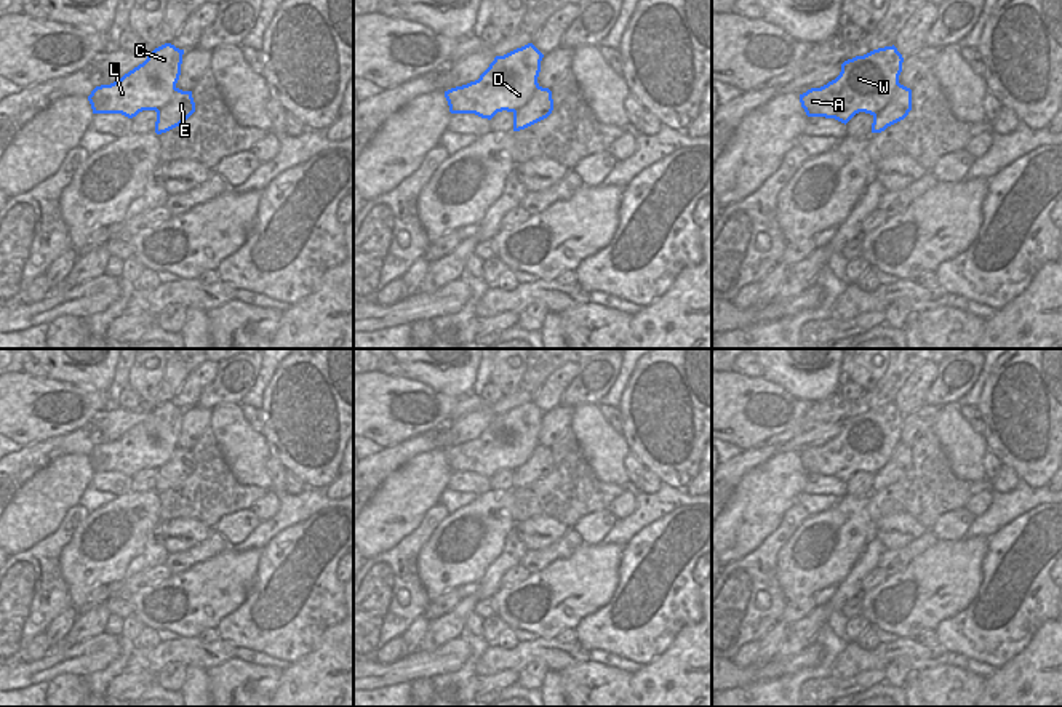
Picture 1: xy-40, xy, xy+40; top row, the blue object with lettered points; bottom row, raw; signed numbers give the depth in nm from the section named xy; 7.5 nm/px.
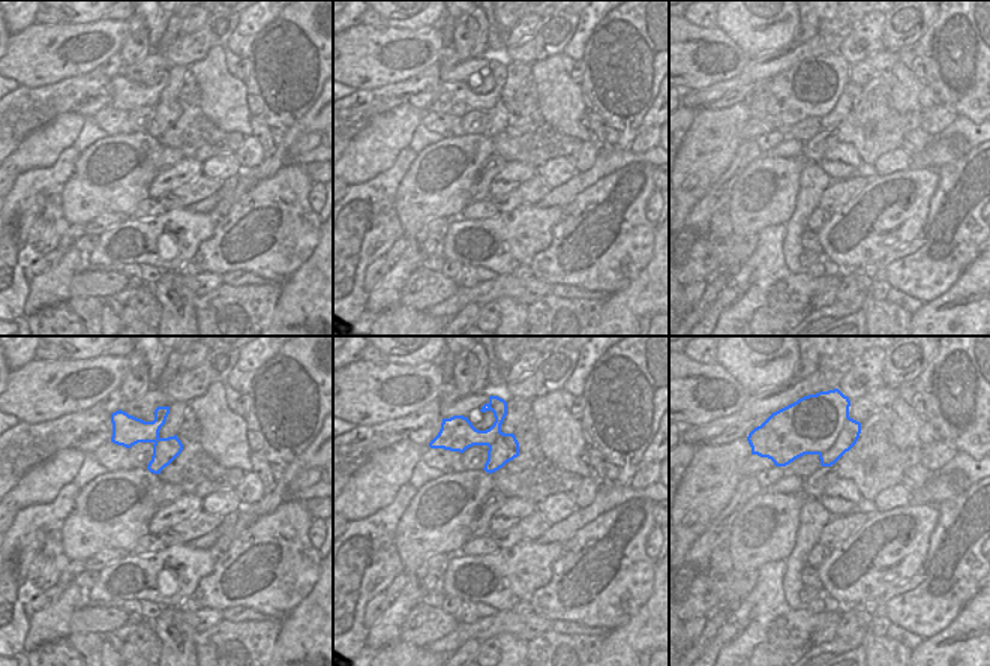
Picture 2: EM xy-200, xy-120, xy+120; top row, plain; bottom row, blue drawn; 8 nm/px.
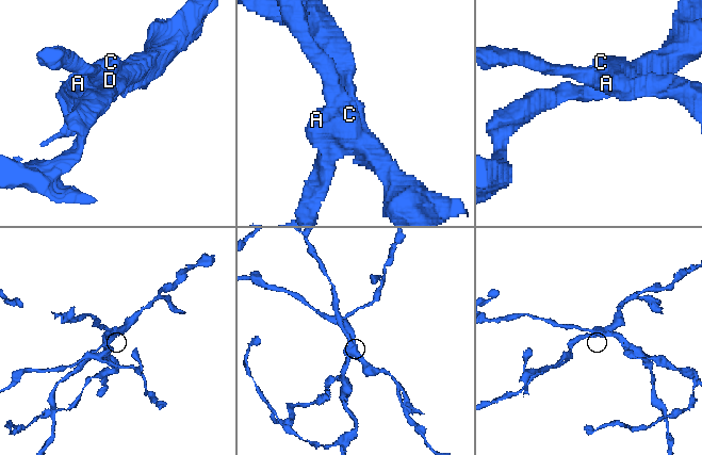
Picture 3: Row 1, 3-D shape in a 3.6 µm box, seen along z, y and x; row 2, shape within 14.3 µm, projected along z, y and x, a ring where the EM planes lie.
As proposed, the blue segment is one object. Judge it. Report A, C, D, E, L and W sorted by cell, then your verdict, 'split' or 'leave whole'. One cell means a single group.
A C D L W / E | split

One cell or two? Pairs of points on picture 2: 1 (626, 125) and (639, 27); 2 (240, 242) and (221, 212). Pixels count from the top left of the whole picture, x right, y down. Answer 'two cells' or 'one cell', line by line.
1: one cell
2: two cells

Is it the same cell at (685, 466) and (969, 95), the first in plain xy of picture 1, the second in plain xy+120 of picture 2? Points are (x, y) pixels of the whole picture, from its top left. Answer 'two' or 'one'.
one

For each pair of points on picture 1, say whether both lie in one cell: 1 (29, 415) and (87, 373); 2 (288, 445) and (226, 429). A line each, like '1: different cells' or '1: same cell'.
1: different cells
2: different cells

